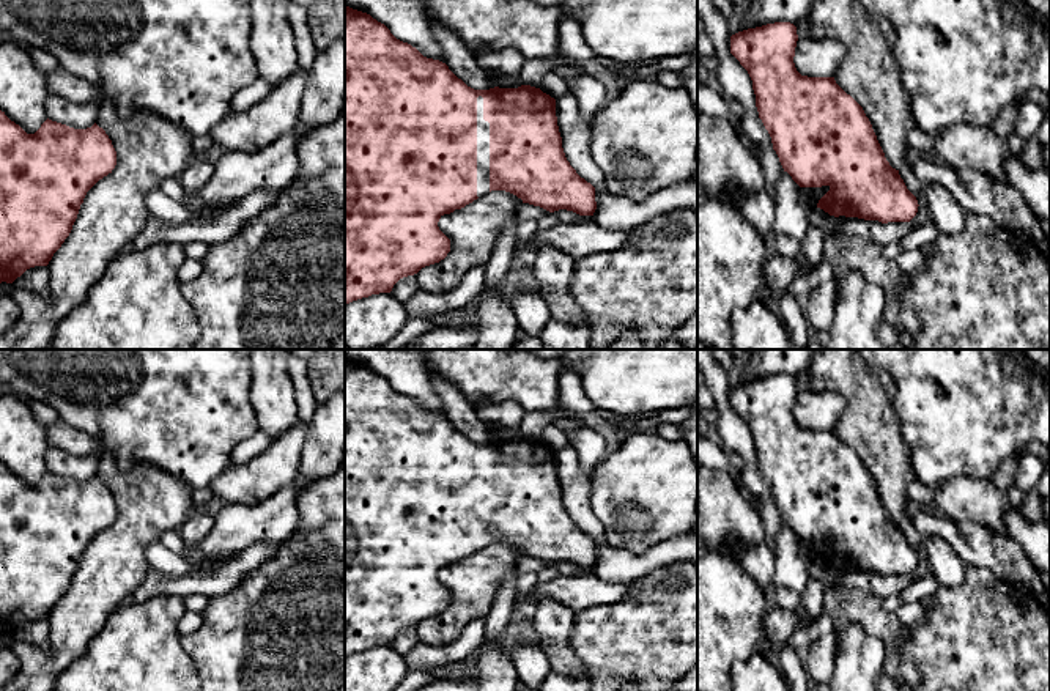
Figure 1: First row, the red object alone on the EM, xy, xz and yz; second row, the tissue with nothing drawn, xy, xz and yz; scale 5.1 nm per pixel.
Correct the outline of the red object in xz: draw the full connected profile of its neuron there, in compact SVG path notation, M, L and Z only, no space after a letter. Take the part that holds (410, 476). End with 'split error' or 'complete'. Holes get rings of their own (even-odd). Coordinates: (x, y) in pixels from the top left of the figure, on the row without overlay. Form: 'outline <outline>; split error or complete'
outline M345 359L345 658L372 647L390 645L400 631L444 612L450 604L450 592L439 582L439 571L491 543L510 545L523 556L540 559L549 565L567 562L579 568L593 568L597 562L595 540L581 530L565 510L556 469L556 452L531 438L474 442L458 431L446 416L423 409L411 397L397 392L384 376L370 367Z; split error

